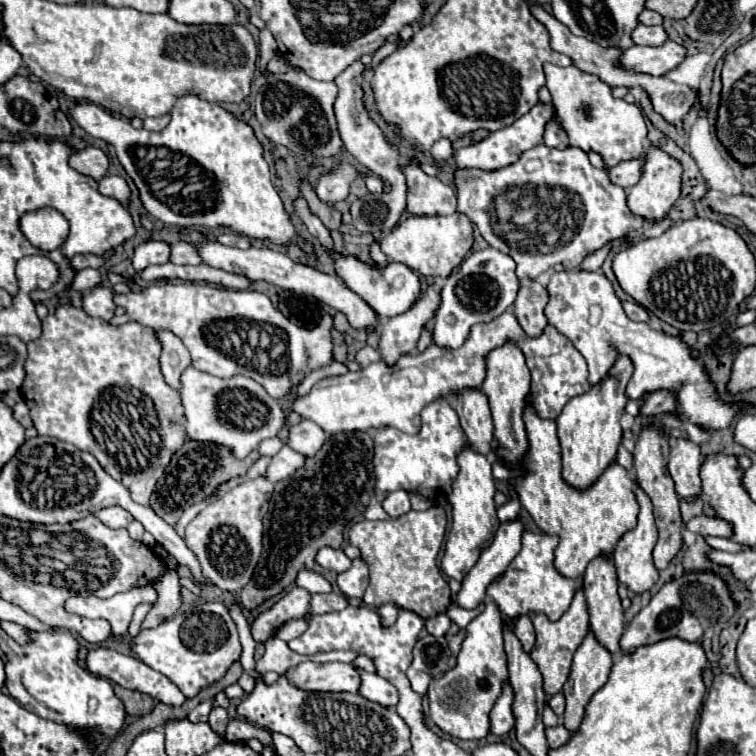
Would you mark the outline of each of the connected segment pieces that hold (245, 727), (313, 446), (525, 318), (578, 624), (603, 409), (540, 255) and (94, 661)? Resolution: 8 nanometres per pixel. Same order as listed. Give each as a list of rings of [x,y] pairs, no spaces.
[[[230,719],[226,727],[226,739],[234,743],[248,743],[250,739],[258,739],[262,745],[272,745],[270,731],[248,723],[246,719]]]
[[[302,419],[300,423],[290,427],[286,445],[306,457],[312,457],[324,445],[324,439],[326,439],[326,433],[316,423]]]
[[[530,281],[520,287],[514,301],[514,315],[528,337],[540,337],[546,323],[544,305],[548,303],[548,291],[538,281]]]
[[[582,585],[578,587],[570,607],[564,611],[564,615],[558,621],[550,621],[546,615],[532,615],[532,623],[536,629],[536,645],[532,649],[532,659],[536,661],[542,679],[544,679],[544,691],[546,695],[556,695],[558,691],[562,691],[562,685],[568,679],[570,673],[570,665],[572,665],[572,655],[578,649],[578,645],[582,643],[582,639],[586,637],[590,623],[588,623],[588,607],[586,607],[586,599],[584,599],[584,591]]]
[[[618,355],[608,377],[604,377],[598,385],[592,385],[590,391],[570,399],[556,419],[558,439],[562,445],[562,477],[572,487],[590,487],[600,477],[600,473],[616,459],[616,449],[622,441],[620,421],[628,401],[626,383],[632,377],[632,371],[632,359],[628,359],[626,355]]]
[[[538,145],[524,151],[516,163],[498,171],[458,169],[456,185],[458,213],[470,217],[488,245],[510,255],[516,261],[516,275],[520,279],[536,279],[558,263],[564,265],[566,271],[576,269],[590,251],[604,247],[608,241],[622,239],[630,229],[640,229],[646,223],[644,217],[632,215],[632,211],[628,209],[624,189],[612,185],[608,173],[604,169],[592,167],[588,155],[576,147],[560,151]]]
[[[90,647],[88,655],[86,655],[86,669],[90,673],[98,675],[98,677],[104,677],[104,679],[110,679],[110,681],[122,685],[124,689],[134,689],[134,691],[140,691],[140,693],[148,693],[156,701],[162,701],[166,705],[182,705],[186,701],[182,691],[168,677],[164,677],[162,673],[144,665],[140,659],[136,659],[132,655],[118,653],[118,651],[108,649],[108,647]]]

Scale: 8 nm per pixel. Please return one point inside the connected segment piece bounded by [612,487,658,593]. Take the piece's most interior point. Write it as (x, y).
(633, 553)

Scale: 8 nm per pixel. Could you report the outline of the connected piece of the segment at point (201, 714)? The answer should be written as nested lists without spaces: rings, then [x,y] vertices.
[[[214,697],[208,699],[208,701],[204,701],[204,703],[198,703],[198,705],[194,707],[194,711],[190,713],[190,719],[192,719],[192,721],[206,721],[208,713],[212,711],[212,707],[214,707]]]

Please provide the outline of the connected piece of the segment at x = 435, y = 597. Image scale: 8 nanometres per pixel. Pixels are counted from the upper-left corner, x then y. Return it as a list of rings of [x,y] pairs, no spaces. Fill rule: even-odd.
[[[442,507],[428,511],[410,511],[398,519],[360,521],[350,529],[350,543],[360,549],[360,557],[370,569],[370,585],[362,601],[370,607],[394,603],[400,609],[418,613],[422,619],[444,613],[450,603],[448,581],[440,575],[436,557],[446,531],[446,513]]]

